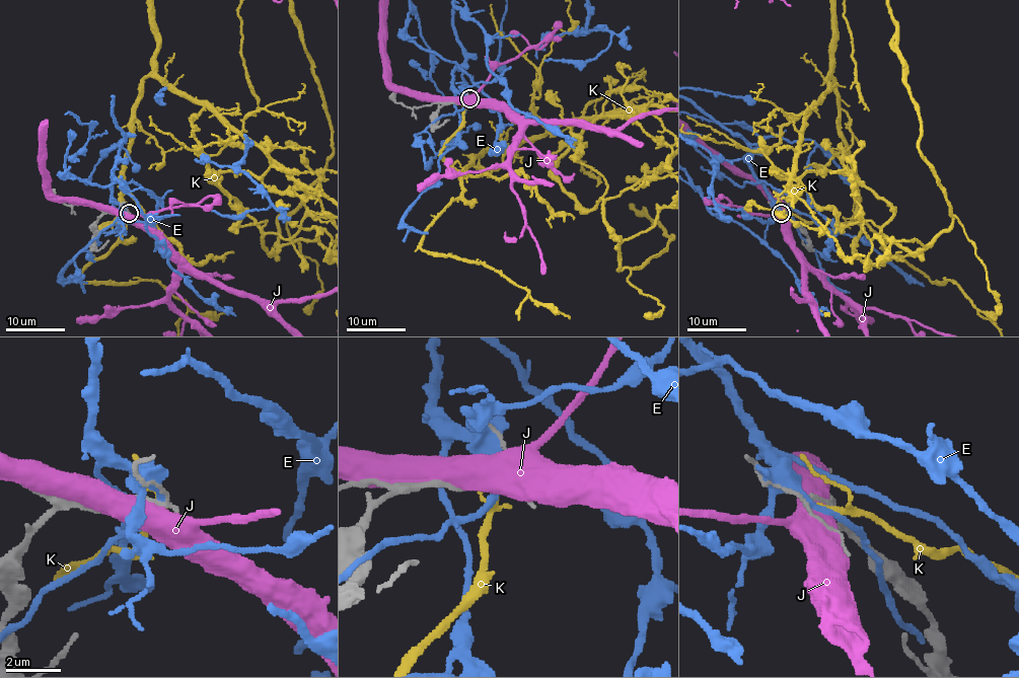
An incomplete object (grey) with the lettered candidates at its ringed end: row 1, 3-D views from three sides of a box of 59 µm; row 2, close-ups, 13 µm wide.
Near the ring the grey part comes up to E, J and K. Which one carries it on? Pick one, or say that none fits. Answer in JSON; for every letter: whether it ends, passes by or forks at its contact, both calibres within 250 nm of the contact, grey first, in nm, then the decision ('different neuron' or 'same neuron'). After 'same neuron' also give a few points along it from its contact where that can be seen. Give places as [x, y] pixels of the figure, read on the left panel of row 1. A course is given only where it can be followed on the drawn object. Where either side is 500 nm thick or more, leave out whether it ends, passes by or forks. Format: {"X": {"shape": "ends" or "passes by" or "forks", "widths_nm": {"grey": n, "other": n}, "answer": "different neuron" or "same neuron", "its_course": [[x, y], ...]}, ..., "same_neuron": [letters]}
{"E": {"shape": "forks", "widths_nm": {"grey": 80, "other": 400}, "answer": "different neuron"}, "J": {"widths_nm": {"grey": 240, "other": 800}, "answer": "different neuron"}, "K": {"shape": "ends", "widths_nm": {"grey": 160, "other": 190}, "answer": "different neuron"}, "same_neuron": []}

